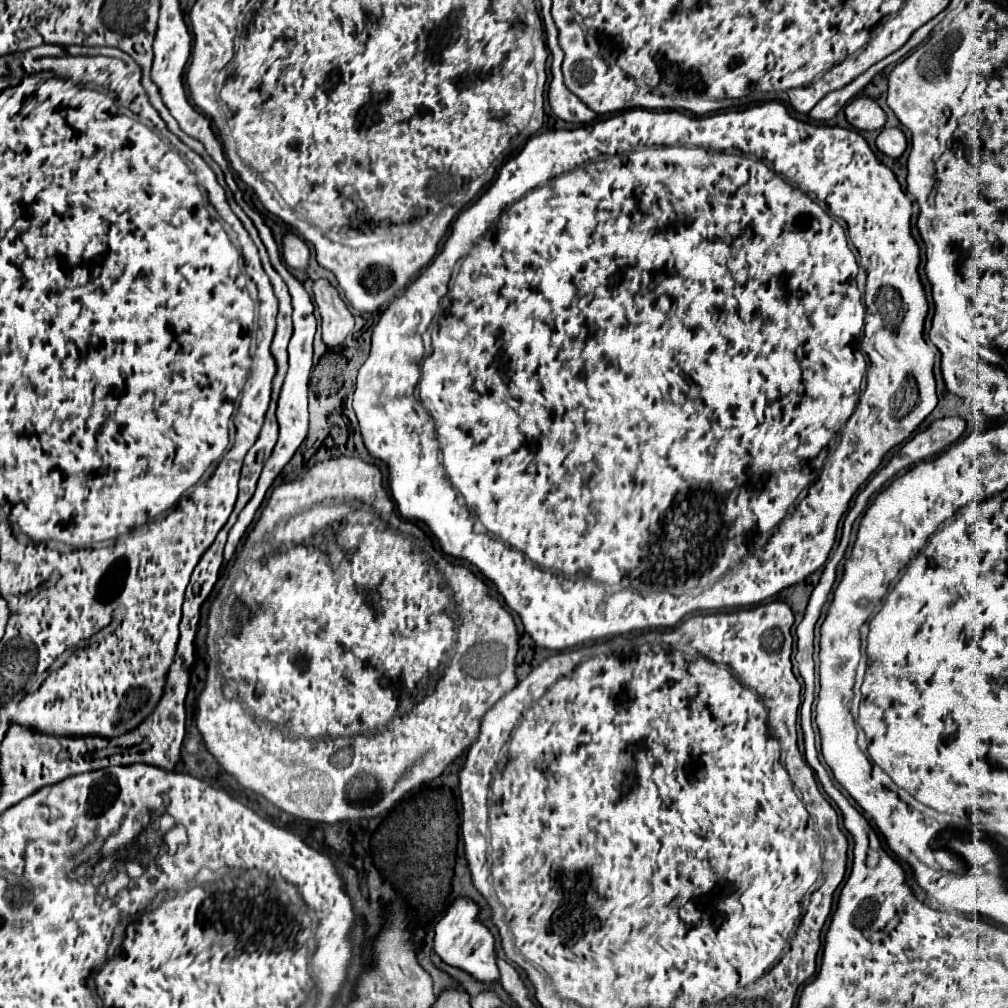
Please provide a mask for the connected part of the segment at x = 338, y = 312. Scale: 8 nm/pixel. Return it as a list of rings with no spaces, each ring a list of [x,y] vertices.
[[[317,280],[313,284],[315,302],[321,314],[321,328],[323,328],[323,342],[329,348],[341,346],[345,338],[351,334],[355,318],[347,308],[345,300],[339,296],[337,288],[331,286],[329,280]]]

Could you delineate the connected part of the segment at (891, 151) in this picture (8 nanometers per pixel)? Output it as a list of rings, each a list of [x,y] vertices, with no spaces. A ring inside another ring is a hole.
[[[883,128],[877,136],[877,148],[893,158],[899,158],[907,148],[907,138],[899,128]]]

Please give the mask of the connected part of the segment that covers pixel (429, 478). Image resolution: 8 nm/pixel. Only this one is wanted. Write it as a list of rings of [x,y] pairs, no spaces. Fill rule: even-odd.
[[[765,102],[765,104],[755,104],[755,106],[751,106],[751,108],[745,108],[745,110],[739,110],[739,112],[737,112],[737,110],[729,110],[729,112],[715,112],[715,114],[709,114],[709,116],[697,116],[697,118],[691,118],[691,116],[687,116],[687,114],[683,114],[683,112],[651,112],[651,110],[641,110],[641,108],[637,108],[637,110],[629,110],[629,112],[623,112],[623,114],[617,114],[617,116],[613,116],[613,118],[609,118],[609,120],[601,120],[601,122],[595,122],[595,124],[587,124],[587,126],[581,126],[581,128],[573,128],[573,130],[551,130],[551,132],[545,132],[545,134],[539,134],[539,136],[533,136],[533,138],[531,138],[531,140],[529,140],[529,142],[527,142],[527,144],[525,144],[525,146],[523,146],[523,150],[521,150],[521,152],[517,152],[517,154],[515,154],[515,156],[511,156],[511,158],[509,158],[509,160],[507,160],[507,162],[505,162],[505,164],[503,164],[503,166],[501,166],[501,170],[499,170],[499,174],[497,174],[497,180],[495,180],[495,182],[493,182],[493,184],[491,184],[491,186],[489,186],[489,188],[487,188],[487,192],[485,192],[485,194],[483,194],[483,196],[481,196],[481,198],[479,198],[479,200],[475,200],[475,202],[473,202],[473,204],[471,204],[471,206],[469,206],[469,208],[467,208],[467,210],[463,210],[463,212],[461,212],[461,214],[459,214],[459,218],[457,218],[457,220],[455,220],[455,222],[453,222],[453,226],[451,226],[451,234],[449,234],[449,236],[447,236],[447,240],[445,240],[445,244],[443,244],[443,250],[441,250],[441,252],[439,252],[439,256],[437,256],[437,258],[435,258],[435,260],[433,260],[433,262],[431,262],[431,264],[429,264],[429,266],[427,266],[427,268],[425,268],[425,270],[423,270],[423,272],[421,272],[421,274],[419,274],[419,276],[417,276],[417,278],[415,278],[415,280],[413,280],[413,282],[411,282],[411,284],[409,284],[409,286],[407,286],[407,288],[405,288],[405,290],[403,290],[403,294],[401,294],[401,296],[397,296],[397,298],[395,298],[395,300],[393,300],[393,302],[391,302],[391,304],[389,304],[389,308],[387,308],[387,310],[385,310],[385,312],[383,312],[383,314],[381,314],[381,318],[379,318],[379,322],[377,322],[377,326],[375,326],[375,328],[373,328],[373,336],[371,336],[371,354],[369,354],[369,358],[367,358],[367,362],[365,362],[365,364],[363,364],[363,366],[361,366],[361,370],[359,370],[359,374],[357,374],[357,384],[355,384],[355,394],[353,394],[353,408],[355,408],[355,414],[357,414],[357,420],[359,420],[359,428],[361,428],[361,436],[363,436],[363,444],[365,444],[365,448],[367,448],[367,450],[369,450],[369,454],[371,454],[371,456],[373,456],[373,458],[377,458],[377,460],[381,460],[381,462],[385,462],[385,464],[387,464],[387,472],[389,472],[389,490],[391,490],[391,496],[393,496],[393,500],[395,500],[395,504],[397,504],[397,508],[399,508],[399,512],[401,512],[401,516],[403,516],[403,518],[407,518],[407,520],[421,520],[421,522],[425,522],[425,524],[427,524],[427,526],[429,526],[429,530],[431,530],[431,532],[433,532],[433,534],[435,534],[435,538],[437,538],[437,540],[439,540],[439,546],[441,546],[441,550],[443,550],[443,552],[445,552],[445,554],[449,554],[449,556],[453,556],[453,558],[459,558],[459,560],[465,560],[465,562],[467,562],[467,564],[473,564],[473,566],[475,566],[475,568],[479,568],[479,572],[481,572],[481,574],[485,574],[485,578],[489,578],[489,580],[491,580],[491,582],[493,582],[493,584],[495,584],[495,588],[497,588],[497,592],[499,592],[499,594],[501,594],[501,596],[503,596],[503,600],[505,600],[505,604],[507,604],[507,606],[509,606],[509,608],[511,608],[511,610],[513,610],[513,612],[517,612],[517,614],[519,614],[519,618],[521,618],[521,622],[523,622],[523,626],[525,626],[525,632],[527,632],[527,634],[529,634],[529,636],[531,636],[531,638],[533,638],[533,640],[535,640],[535,644],[539,644],[539,646],[543,646],[543,648],[549,648],[549,650],[557,650],[557,652],[561,652],[561,650],[567,650],[567,648],[577,648],[577,646],[583,646],[583,644],[589,644],[589,642],[597,642],[597,640],[601,640],[601,638],[607,638],[607,636],[621,636],[621,634],[629,634],[629,632],[643,632],[643,630],[655,630],[655,628],[675,628],[675,626],[677,626],[677,624],[679,624],[679,620],[681,620],[681,618],[685,618],[685,616],[687,616],[687,614],[693,614],[693,612],[697,612],[697,610],[731,610],[731,608],[743,608],[743,606],[753,606],[753,604],[761,604],[761,602],[763,602],[763,600],[767,600],[767,598],[771,598],[771,596],[775,596],[775,594],[777,594],[777,592],[781,592],[781,590],[785,590],[785,588],[789,588],[789,586],[795,586],[795,584],[801,584],[801,582],[805,582],[805,580],[807,580],[807,578],[809,578],[809,576],[811,576],[811,574],[813,574],[813,572],[815,572],[815,570],[819,570],[819,568],[821,568],[821,566],[823,566],[823,564],[825,564],[825,560],[827,560],[827,556],[829,556],[829,552],[831,552],[831,548],[833,548],[833,544],[835,544],[835,534],[837,534],[837,524],[839,524],[839,520],[841,520],[841,516],[843,516],[843,514],[845,514],[845,510],[847,510],[847,508],[849,508],[849,500],[851,500],[851,498],[853,498],[853,496],[855,496],[855,494],[857,494],[857,490],[859,490],[859,488],[861,488],[861,484],[863,484],[863,482],[865,482],[865,480],[867,480],[867,478],[869,478],[869,476],[871,476],[871,474],[873,474],[873,472],[875,472],[875,470],[877,470],[877,468],[879,468],[879,466],[881,466],[881,462],[883,462],[883,456],[885,456],[885,454],[887,454],[887,452],[889,452],[889,450],[891,450],[891,448],[893,448],[893,446],[897,446],[897,444],[901,444],[901,442],[905,442],[905,440],[907,440],[907,438],[909,438],[909,436],[911,436],[911,434],[913,434],[913,432],[915,432],[915,430],[917,430],[917,428],[919,428],[919,424],[921,424],[921,422],[923,422],[923,420],[925,420],[925,418],[927,418],[927,416],[929,416],[929,414],[931,414],[931,412],[933,412],[933,408],[935,408],[935,406],[937,406],[937,394],[935,394],[935,378],[933,378],[933,362],[935,362],[935,360],[933,360],[933,358],[935,358],[935,354],[933,354],[933,352],[931,352],[931,348],[929,348],[929,346],[927,346],[927,344],[925,344],[925,338],[923,338],[923,326],[925,326],[925,318],[927,318],[927,310],[929,310],[929,304],[927,304],[927,296],[925,296],[925,290],[923,290],[923,284],[921,284],[921,278],[919,278],[919,262],[921,262],[921,258],[919,258],[919,246],[917,246],[917,242],[915,242],[915,240],[913,240],[913,236],[911,236],[911,224],[909,224],[909,220],[911,220],[911,200],[909,200],[909,198],[907,198],[907,196],[905,196],[905,192],[903,192],[903,190],[901,190],[901,186],[899,186],[899,182],[897,182],[897,178],[895,178],[895,174],[893,174],[893,172],[891,172],[891,170],[889,170],[889,168],[887,168],[887,166],[885,166],[885,164],[883,164],[883,162],[881,162],[881,160],[879,160],[879,158],[877,158],[877,156],[875,156],[875,152],[873,152],[873,150],[871,150],[871,148],[869,148],[869,144],[867,144],[867,142],[865,142],[865,138],[863,138],[863,136],[861,136],[861,134],[859,134],[859,132],[853,132],[853,130],[849,130],[849,128],[839,128],[839,126],[821,126],[821,124],[811,124],[811,122],[803,122],[803,120],[797,120],[797,118],[793,118],[793,116],[791,116],[791,114],[789,114],[789,112],[787,112],[787,108],[785,108],[785,106],[783,106],[783,104],[781,104],[781,102]],[[639,146],[645,146],[645,150],[641,150],[641,152],[639,152],[639,150],[629,150],[629,148],[639,148]],[[725,150],[739,150],[739,152],[743,152],[743,154],[751,154],[751,156],[737,156],[737,154],[733,154],[733,152],[725,152]],[[809,194],[815,194],[815,198],[817,198],[817,200],[819,200],[819,202],[825,202],[825,204],[827,204],[827,208],[829,208],[829,212],[831,212],[831,214],[827,214],[827,212],[825,212],[825,210],[823,210],[823,208],[821,208],[821,206],[819,206],[819,204],[817,204],[817,202],[815,202],[815,200],[813,200],[813,198],[811,198],[811,196],[809,196]],[[833,216],[837,216],[837,218],[841,218],[841,220],[845,220],[845,222],[847,222],[847,228],[849,228],[849,238],[851,238],[851,242],[853,242],[853,246],[855,246],[855,248],[857,248],[857,252],[859,252],[859,264],[861,264],[861,266],[863,266],[863,268],[865,268],[865,272],[867,272],[867,286],[865,286],[865,306],[867,306],[867,314],[865,314],[865,308],[863,308],[863,304],[861,304],[861,294],[859,294],[859,290],[857,290],[857,284],[855,284],[855,276],[857,276],[857,262],[855,262],[855,256],[853,256],[853,252],[851,252],[851,250],[849,250],[849,246],[847,246],[847,236],[845,236],[845,230],[843,230],[843,228],[841,228],[841,226],[839,226],[839,222],[837,222],[837,220],[835,220],[835,218],[833,218]],[[443,296],[449,296],[449,298],[451,298],[451,306],[449,306],[449,310],[447,310],[447,312],[445,312],[445,314],[443,314],[443,316],[441,316],[441,318],[439,318],[439,322],[437,322],[437,324],[435,324],[435,330],[433,330],[433,344],[431,344],[431,346],[433,346],[433,350],[431,350],[431,354],[429,354],[429,356],[427,356],[427,358],[425,358],[425,360],[423,360],[423,340],[421,340],[421,336],[423,336],[423,332],[425,332],[425,330],[427,330],[427,328],[428,328],[428,327],[429,327],[429,324],[431,324],[431,321],[432,321],[432,320],[433,320],[433,316],[435,316],[435,312],[437,312],[437,310],[439,310],[439,302],[441,302],[441,300],[442,300],[442,299],[441,299],[441,298],[443,298]],[[863,318],[865,318],[865,336],[863,336],[863,350],[865,350],[865,352],[867,352],[867,356],[869,356],[869,368],[867,368],[867,362],[865,362],[865,358],[863,358],[863,354],[861,354],[861,348],[859,348],[859,342],[861,342],[861,330],[863,330]],[[865,370],[867,370],[867,388],[865,388],[865,392],[863,392],[863,396],[861,396],[861,400],[859,400],[859,392],[861,392],[861,380],[863,380],[863,376],[865,376]],[[417,382],[419,382],[419,388],[421,388],[421,402],[423,402],[423,404],[421,404],[421,402],[419,402],[419,400],[415,400],[415,396],[413,396],[413,392],[415,392],[415,386],[417,386]],[[841,426],[843,426],[843,436],[841,436],[841,442],[839,442],[839,446],[837,446],[837,450],[835,450],[835,452],[833,452],[833,454],[829,454],[829,450],[831,450],[831,448],[833,448],[833,444],[835,444],[835,436],[837,436],[837,432],[839,432],[839,430],[841,430]],[[809,484],[813,484],[813,486],[811,486],[811,488],[809,488],[809,492],[807,492],[807,496],[805,496],[805,498],[803,498],[803,500],[801,500],[801,502],[799,502],[799,504],[797,504],[797,506],[795,506],[795,508],[793,508],[793,512],[791,512],[791,516],[789,516],[789,518],[785,518],[785,516],[787,516],[787,508],[789,508],[789,506],[791,506],[791,504],[793,504],[793,502],[795,502],[795,500],[797,500],[797,496],[799,496],[799,494],[801,494],[801,490],[803,490],[803,488],[805,488],[805,486],[809,486]],[[721,500],[723,500],[723,502],[725,502],[725,504],[723,504],[723,506],[725,506],[725,508],[723,508],[723,516],[725,516],[725,518],[723,518],[723,516],[721,516],[721,514],[719,514],[719,506],[721,506]],[[747,532],[755,532],[755,534],[757,534],[757,536],[755,536],[755,540],[759,540],[759,542],[757,542],[757,544],[761,544],[761,546],[763,546],[763,544],[765,544],[765,542],[767,542],[767,544],[765,544],[765,546],[763,546],[763,550],[757,550],[757,552],[751,552],[751,550],[753,550],[753,546],[751,546],[751,542],[743,542],[743,544],[739,544],[739,546],[737,546],[737,548],[739,548],[739,550],[741,550],[741,554],[747,554],[747,556],[745,556],[745,558],[743,558],[743,562],[735,562],[735,540],[737,540],[737,538],[735,538],[735,536],[739,536],[739,534],[741,534],[741,536],[743,536],[743,534],[747,534]]]

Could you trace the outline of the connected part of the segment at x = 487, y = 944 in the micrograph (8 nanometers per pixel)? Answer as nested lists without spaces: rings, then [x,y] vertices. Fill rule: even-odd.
[[[451,898],[445,914],[435,924],[435,946],[433,950],[451,966],[467,970],[481,982],[493,982],[499,978],[495,964],[495,938],[483,922],[479,922],[481,908],[471,898]]]

